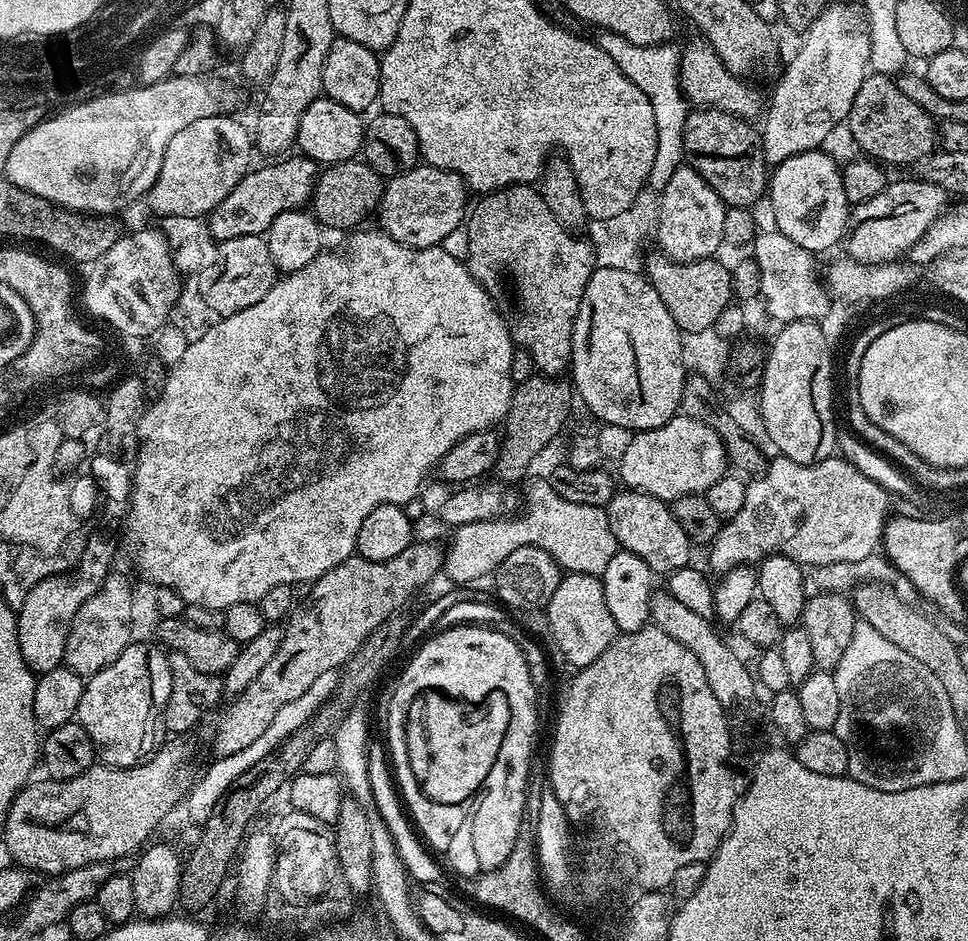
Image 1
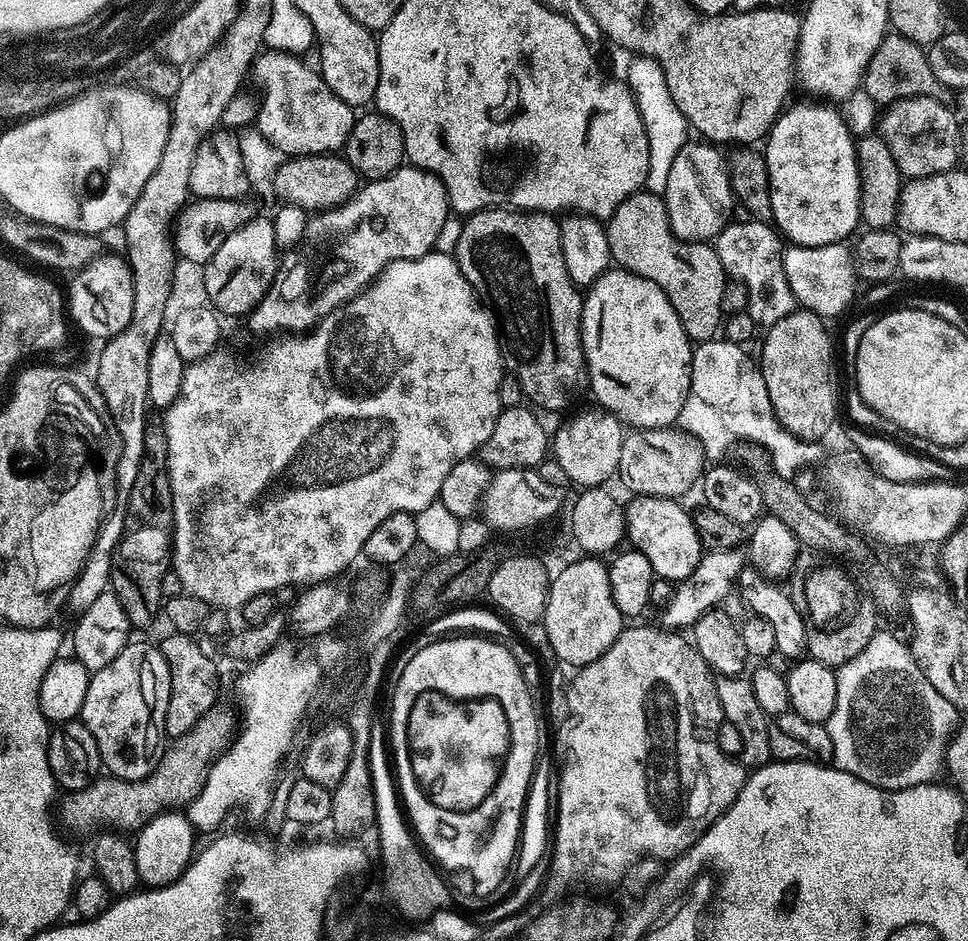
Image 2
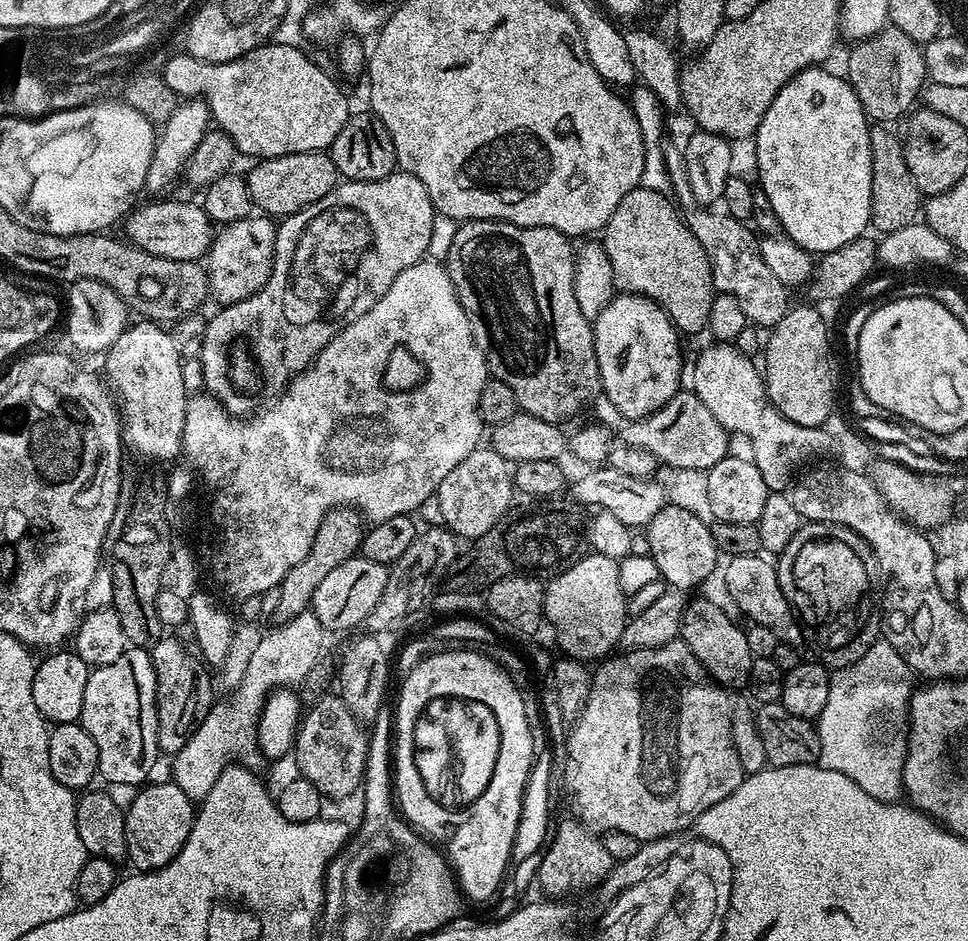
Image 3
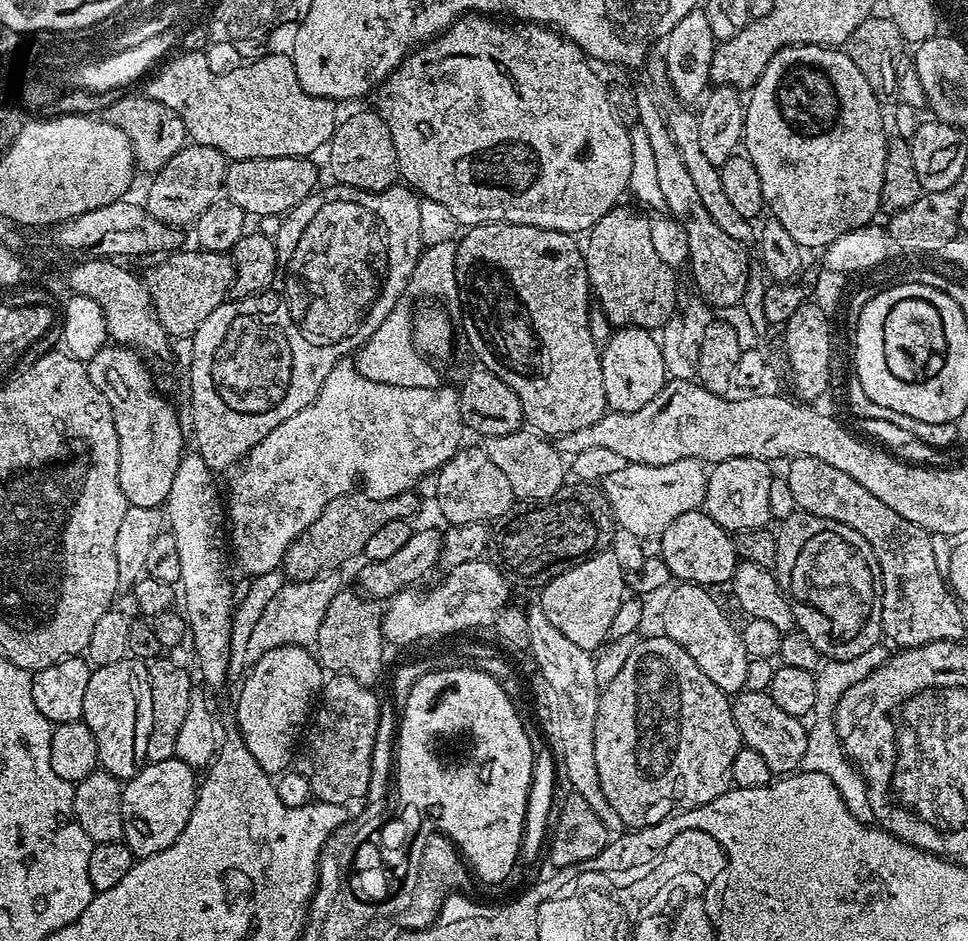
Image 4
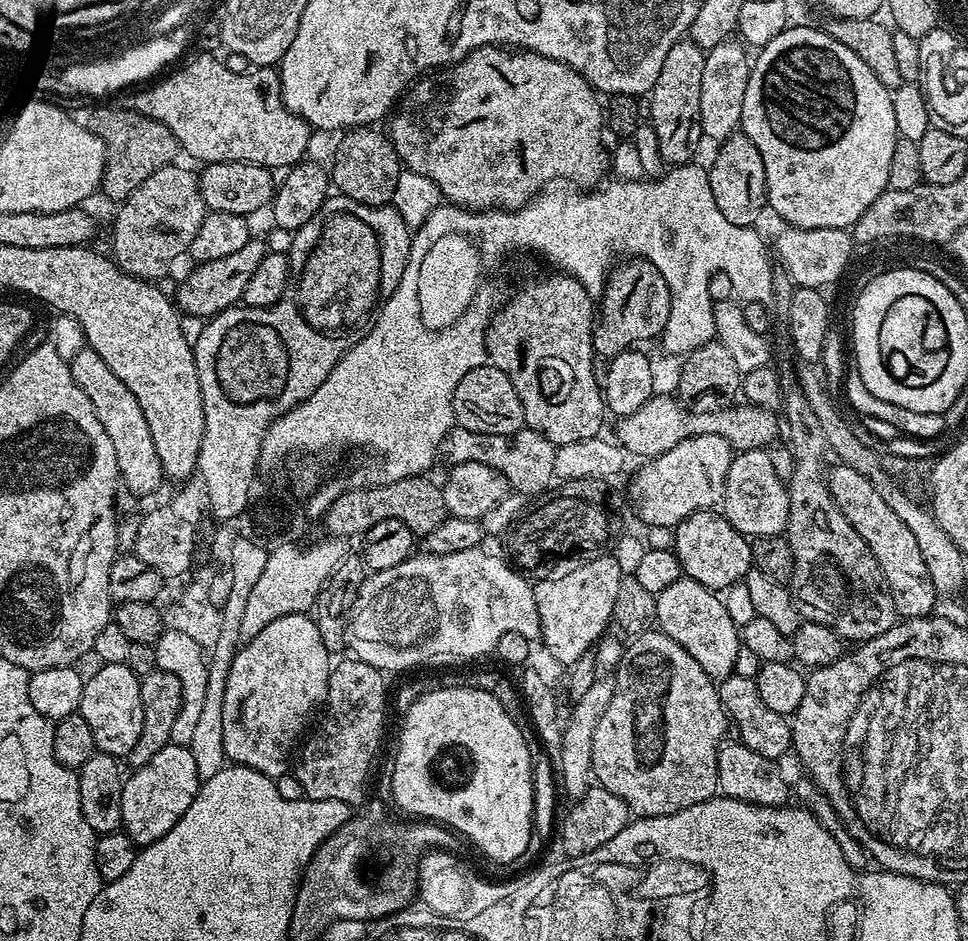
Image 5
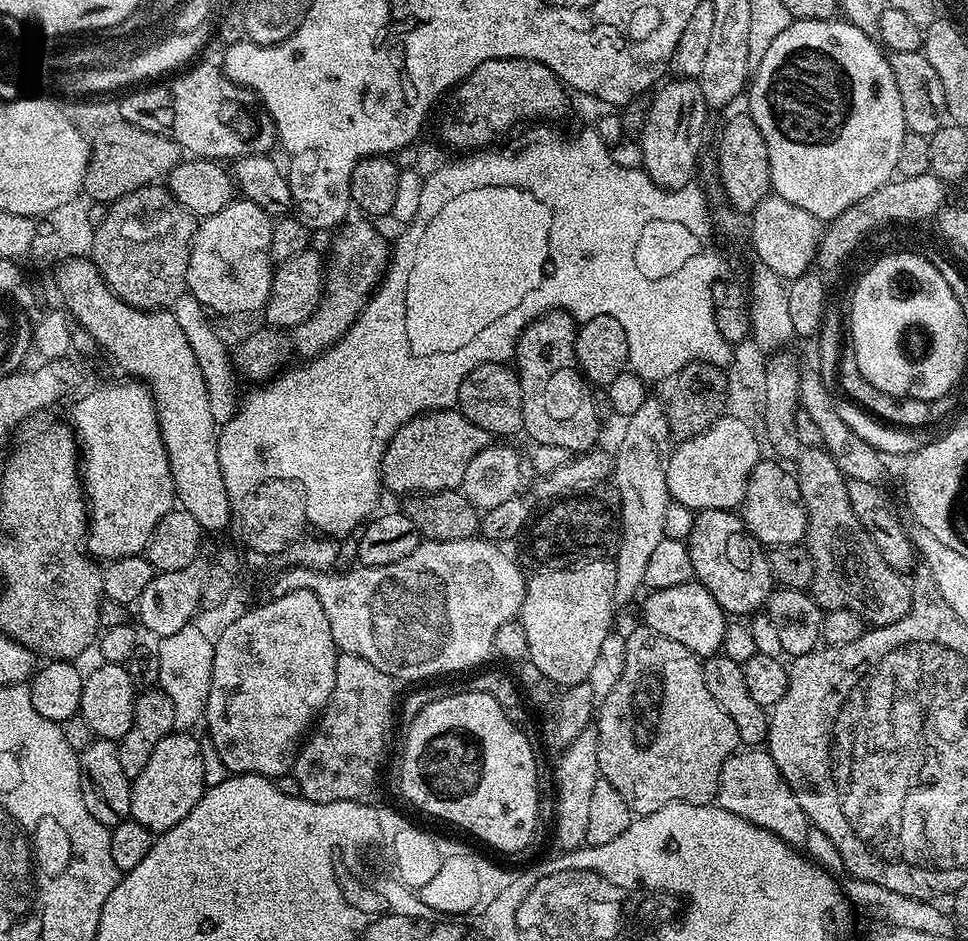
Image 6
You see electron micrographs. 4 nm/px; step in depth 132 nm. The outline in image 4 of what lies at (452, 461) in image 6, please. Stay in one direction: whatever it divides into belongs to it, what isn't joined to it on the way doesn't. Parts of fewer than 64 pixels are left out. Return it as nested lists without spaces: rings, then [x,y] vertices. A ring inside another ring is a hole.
[[[521,430],[514,434],[487,437],[482,447],[490,462],[494,462],[494,466],[506,474],[512,495],[517,501],[554,500],[561,495],[566,460],[549,437],[541,436],[535,430]]]

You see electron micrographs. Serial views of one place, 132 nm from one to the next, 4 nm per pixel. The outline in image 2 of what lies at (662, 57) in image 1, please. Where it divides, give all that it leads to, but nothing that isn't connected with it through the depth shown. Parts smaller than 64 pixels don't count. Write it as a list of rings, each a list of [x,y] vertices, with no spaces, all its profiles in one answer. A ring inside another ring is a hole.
[[[636,56],[628,64],[626,83],[636,99],[638,114],[642,114],[642,126],[646,126],[646,138],[650,146],[650,170],[644,179],[647,191],[663,194],[666,190],[666,178],[670,178],[670,166],[678,158],[678,150],[689,143],[690,129],[688,119],[674,106],[670,98],[670,86],[666,86],[666,74],[662,66],[649,56]]]

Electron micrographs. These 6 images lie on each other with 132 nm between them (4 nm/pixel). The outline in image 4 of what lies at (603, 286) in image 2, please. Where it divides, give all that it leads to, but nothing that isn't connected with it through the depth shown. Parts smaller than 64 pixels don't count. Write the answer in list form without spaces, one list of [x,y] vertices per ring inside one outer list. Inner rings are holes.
[[[617,327],[600,353],[600,361],[606,402],[613,412],[642,410],[642,406],[646,406],[646,402],[650,402],[666,382],[659,339],[646,328]]]

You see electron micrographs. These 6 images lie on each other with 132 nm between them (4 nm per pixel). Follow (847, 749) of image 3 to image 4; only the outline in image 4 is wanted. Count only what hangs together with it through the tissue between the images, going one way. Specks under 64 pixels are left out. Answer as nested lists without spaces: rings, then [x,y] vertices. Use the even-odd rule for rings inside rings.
[[[883,643],[870,646],[870,650],[866,655],[860,658],[825,659],[815,673],[816,701],[812,707],[811,715],[816,716],[816,721],[810,724],[808,728],[808,745],[806,746],[802,768],[805,772],[826,774],[826,778],[830,778],[830,782],[834,782],[834,786],[838,786],[842,798],[848,803],[848,807],[853,810],[868,808],[868,783],[864,780],[864,775],[861,774],[859,768],[844,755],[840,746],[840,739],[836,733],[834,717],[842,694],[846,694],[846,690],[850,690],[850,686],[854,686],[854,682],[862,682],[862,678],[868,676],[869,669],[882,666],[885,660],[888,659],[890,652],[889,649],[886,650],[884,647]]]

